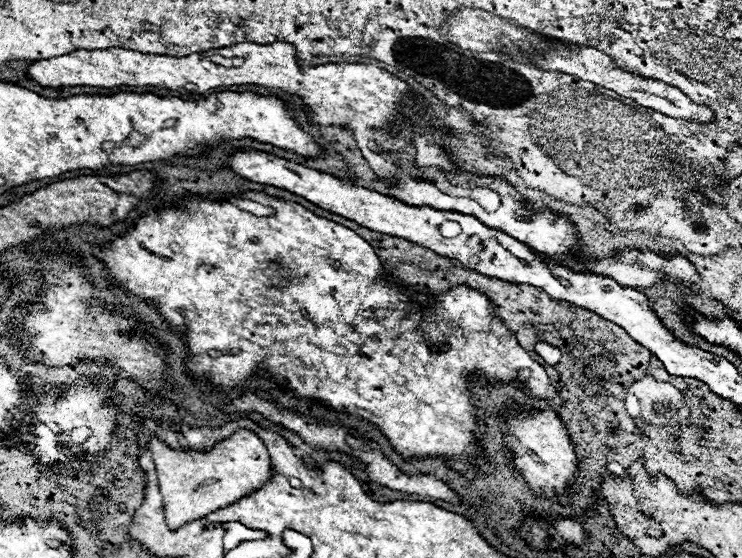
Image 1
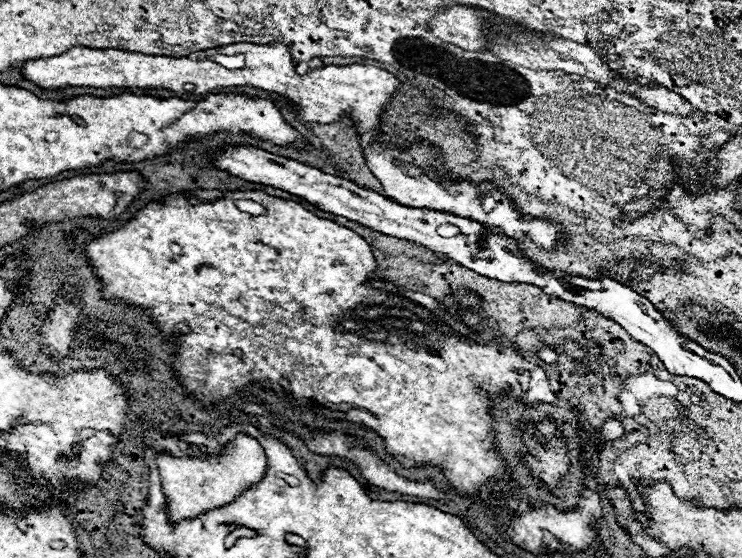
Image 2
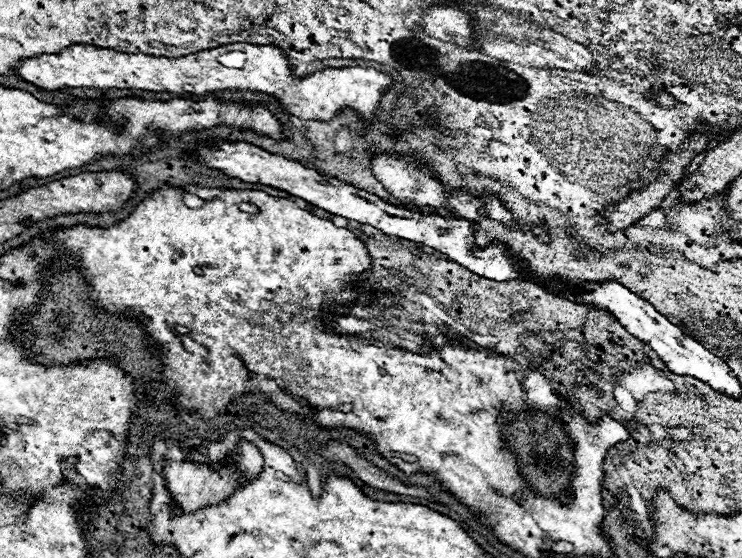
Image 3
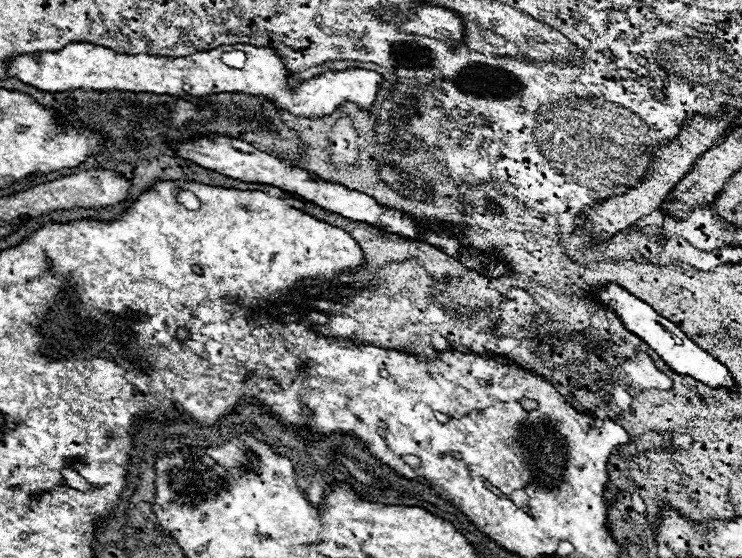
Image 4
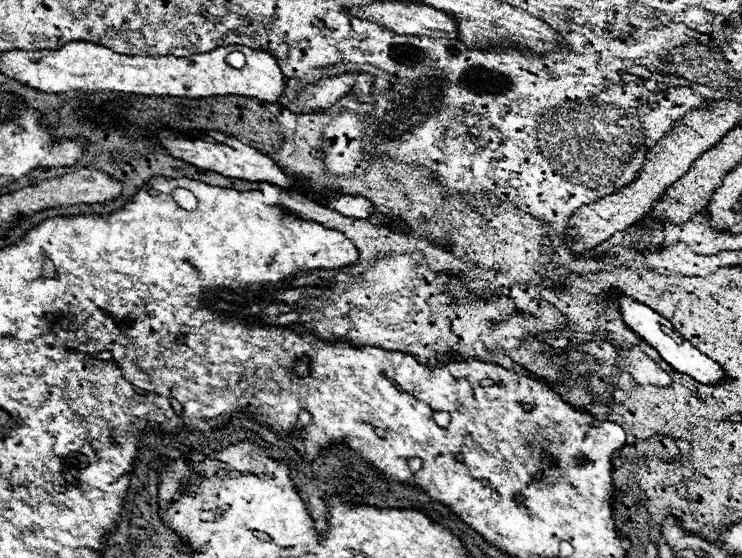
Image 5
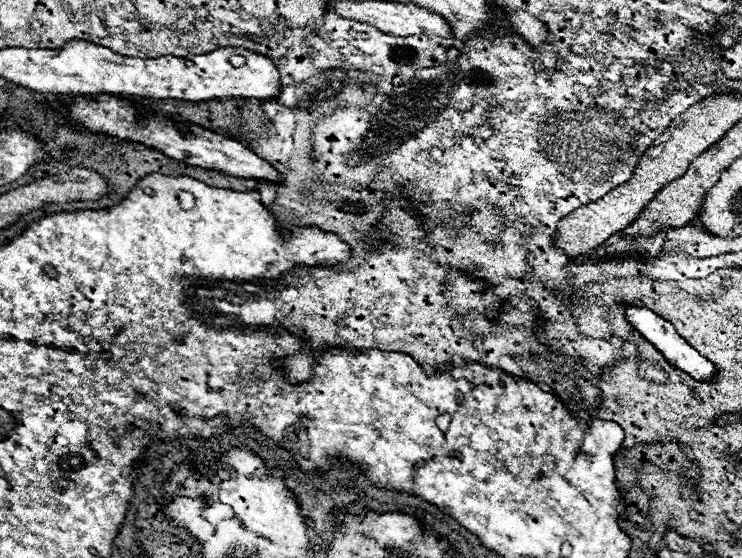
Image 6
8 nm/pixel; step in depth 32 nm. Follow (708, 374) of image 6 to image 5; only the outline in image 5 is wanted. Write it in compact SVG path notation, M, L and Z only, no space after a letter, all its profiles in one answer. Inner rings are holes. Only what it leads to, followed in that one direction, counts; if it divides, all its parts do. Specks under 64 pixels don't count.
M616 294L614 296L616 302L618 302L618 308L620 308L620 314L624 318L624 324L636 332L644 342L648 342L676 372L680 374L688 374L692 376L694 380L698 382L704 382L704 384L718 384L726 378L726 372L724 368L720 368L720 364L716 364L712 358L704 356L690 340L686 340L674 326L672 322L668 322L666 318L662 318L658 312L654 312L650 306L642 304L642 302L636 302L632 300L630 296L626 294Z

